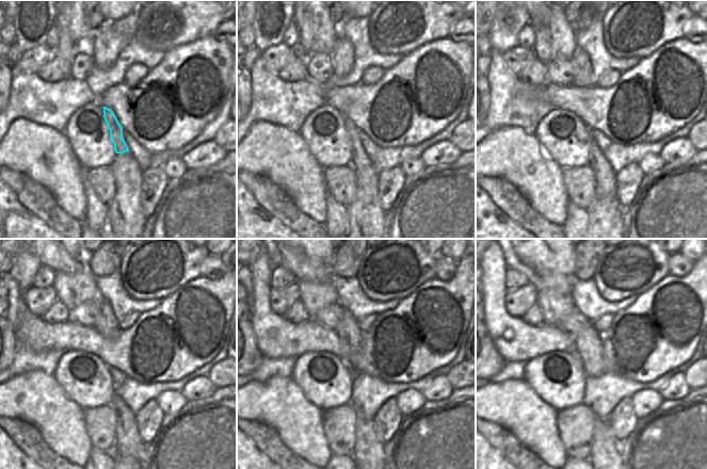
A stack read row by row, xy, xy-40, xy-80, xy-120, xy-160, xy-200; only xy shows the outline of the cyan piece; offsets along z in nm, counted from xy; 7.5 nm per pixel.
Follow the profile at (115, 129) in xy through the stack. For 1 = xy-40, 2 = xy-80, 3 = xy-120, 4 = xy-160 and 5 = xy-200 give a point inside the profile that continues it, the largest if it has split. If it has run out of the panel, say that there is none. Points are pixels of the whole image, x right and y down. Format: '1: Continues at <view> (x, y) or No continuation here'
1: Continues at xy-40 (360, 161)
2: Continues at xy-80 (605, 177)
3: Continues at xy-120 (129, 442)
4: Continues at xy-160 (368, 453)
5: Continues at xy-200 (605, 455)

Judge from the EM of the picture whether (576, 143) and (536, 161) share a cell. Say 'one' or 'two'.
two

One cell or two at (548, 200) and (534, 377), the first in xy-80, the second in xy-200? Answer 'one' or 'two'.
two

